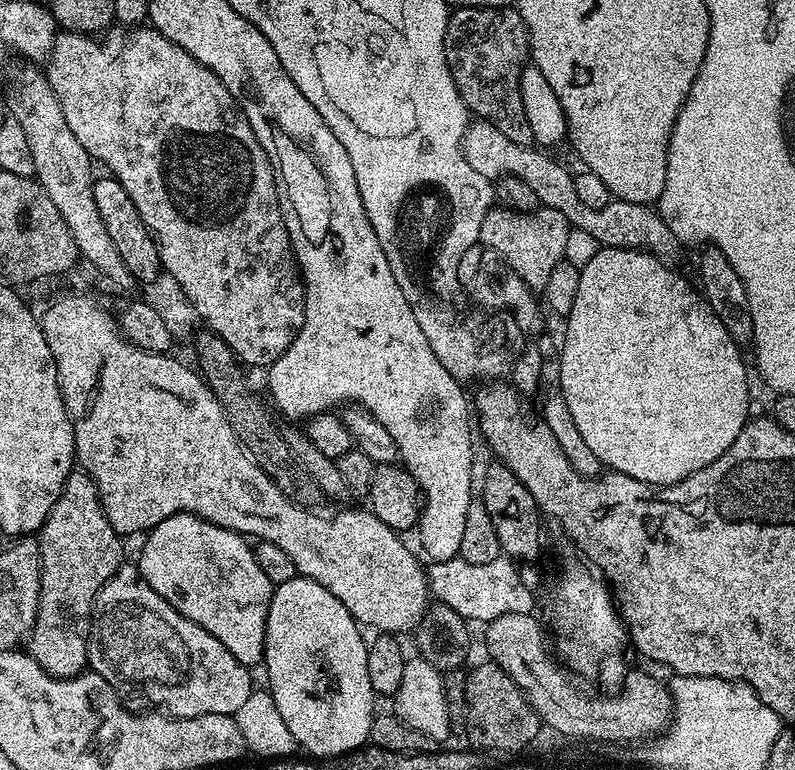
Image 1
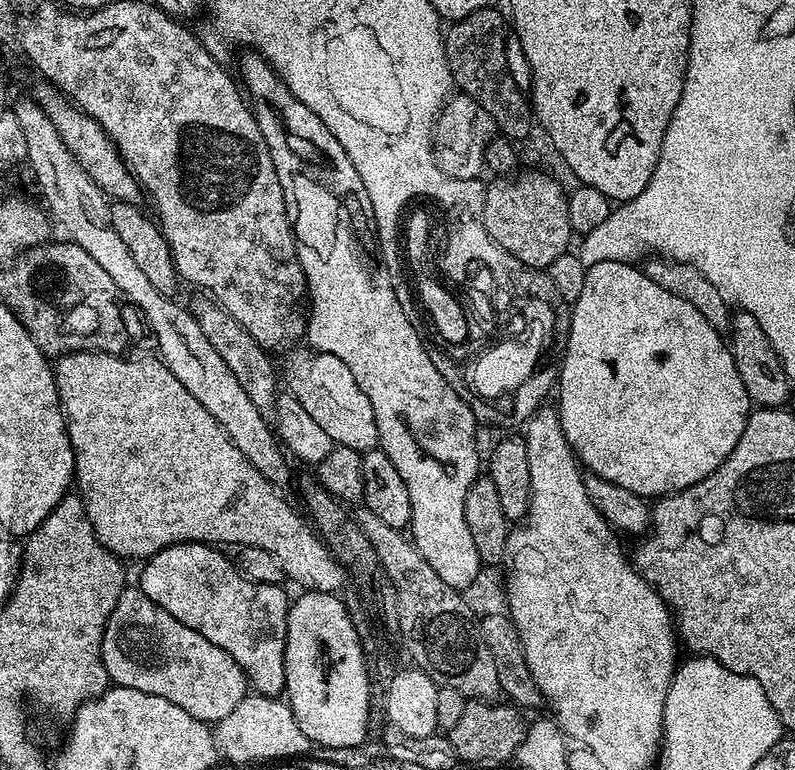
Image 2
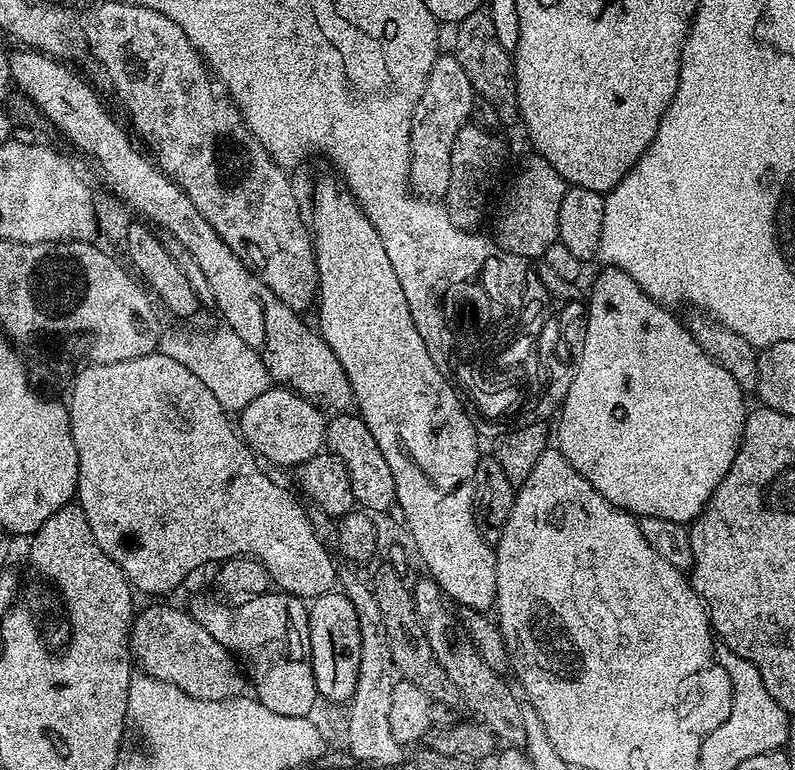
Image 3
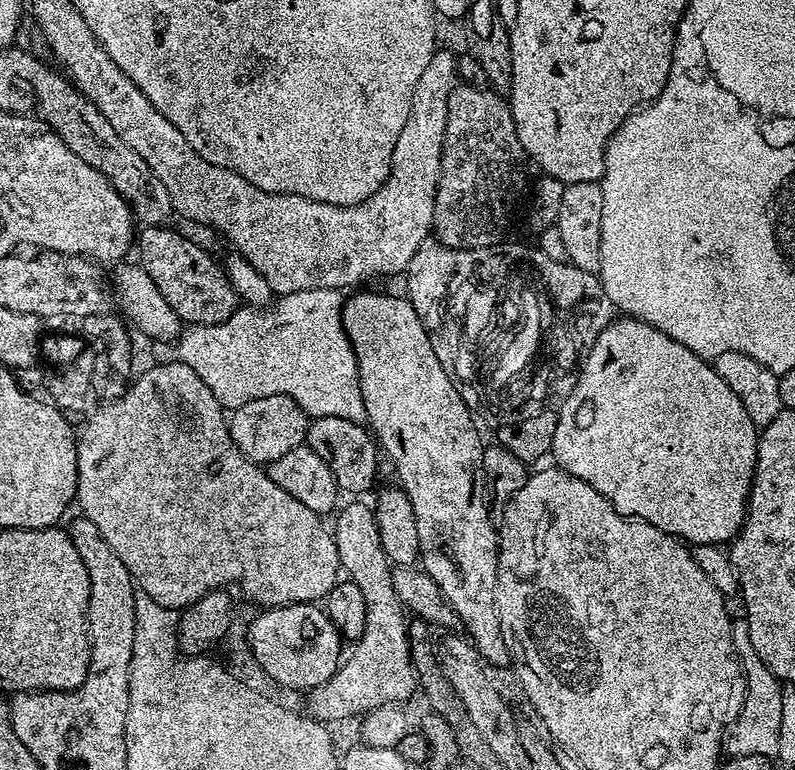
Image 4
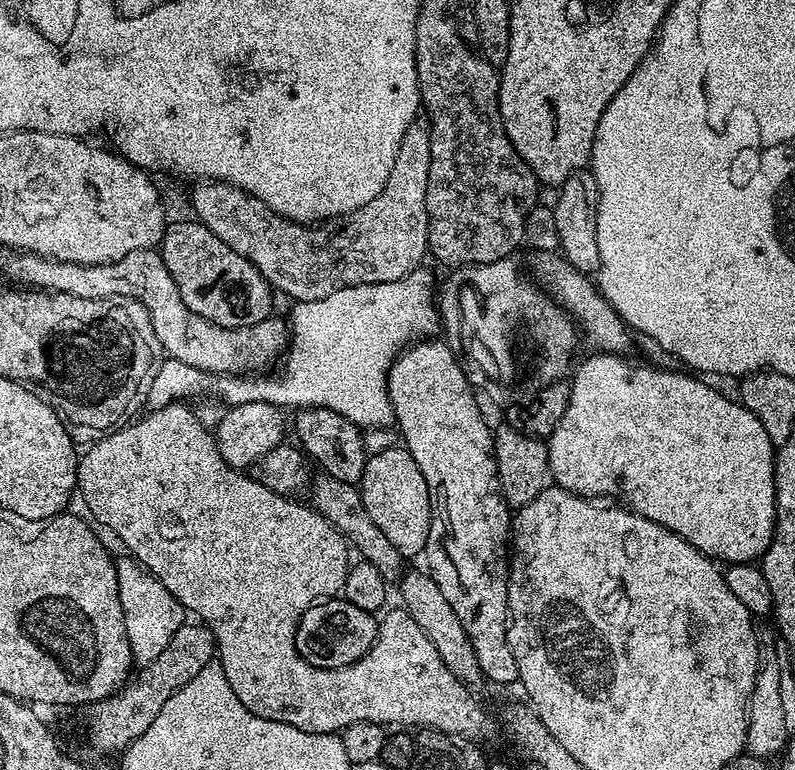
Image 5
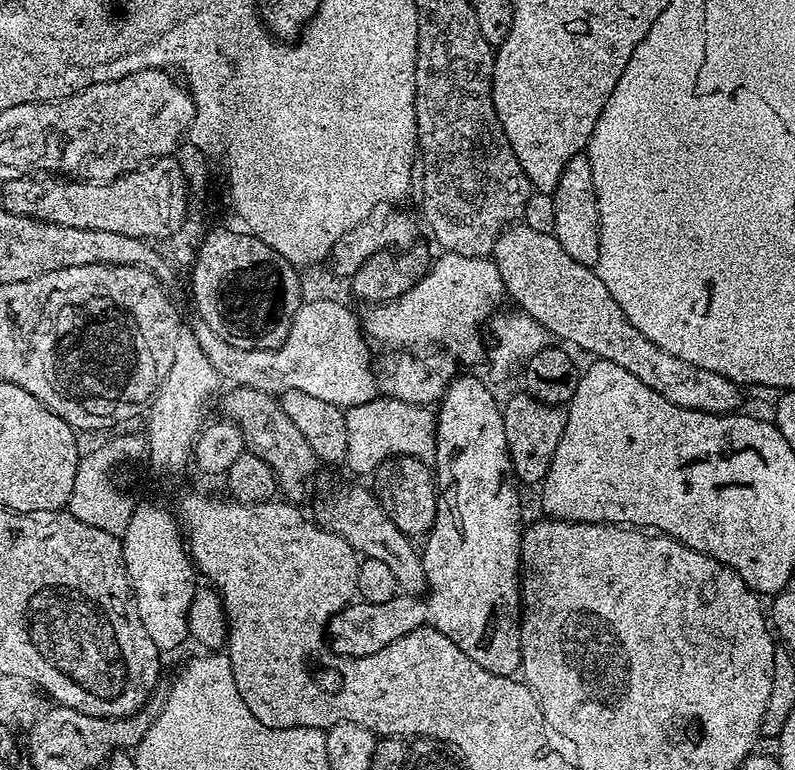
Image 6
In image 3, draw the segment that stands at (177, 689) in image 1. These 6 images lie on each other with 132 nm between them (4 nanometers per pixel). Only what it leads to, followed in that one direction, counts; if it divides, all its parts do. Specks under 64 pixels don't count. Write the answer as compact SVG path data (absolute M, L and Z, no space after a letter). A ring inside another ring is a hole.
M152 602L149 608L144 608L135 613L130 629L130 647L137 665L140 664L145 673L167 684L178 686L186 694L190 694L199 700L230 700L233 696L241 695L240 676L242 680L242 668L235 656L228 649L223 648L214 637L206 631L187 611L180 608L171 608L164 602Z

